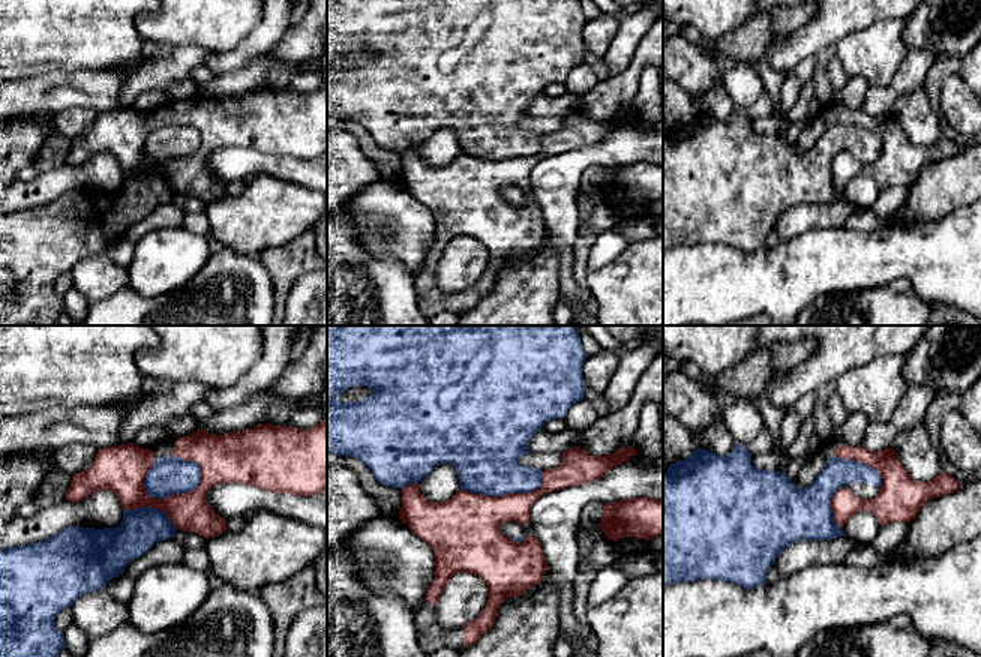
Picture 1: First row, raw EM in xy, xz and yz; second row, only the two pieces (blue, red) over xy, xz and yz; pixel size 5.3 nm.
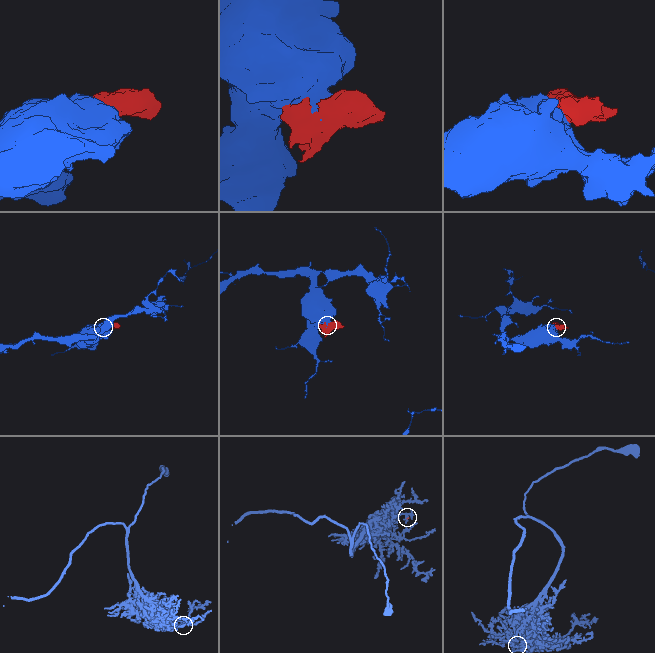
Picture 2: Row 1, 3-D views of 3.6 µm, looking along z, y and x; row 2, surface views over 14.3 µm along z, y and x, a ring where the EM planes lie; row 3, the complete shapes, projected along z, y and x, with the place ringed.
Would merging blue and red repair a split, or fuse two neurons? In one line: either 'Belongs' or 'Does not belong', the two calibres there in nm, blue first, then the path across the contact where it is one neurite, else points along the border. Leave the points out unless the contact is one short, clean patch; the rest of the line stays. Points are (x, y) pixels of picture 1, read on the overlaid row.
Does not belong. Thickness 200 nm (blue) against 200 nm

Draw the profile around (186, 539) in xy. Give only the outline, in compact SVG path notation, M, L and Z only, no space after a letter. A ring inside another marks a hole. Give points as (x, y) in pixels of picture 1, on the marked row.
M177 530L172 538L177 540L183 548L204 548L206 546L206 538L196 532Z

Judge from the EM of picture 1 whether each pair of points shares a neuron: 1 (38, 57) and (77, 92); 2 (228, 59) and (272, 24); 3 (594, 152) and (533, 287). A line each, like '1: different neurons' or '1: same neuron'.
1: different neurons
2: same neuron
3: different neurons

